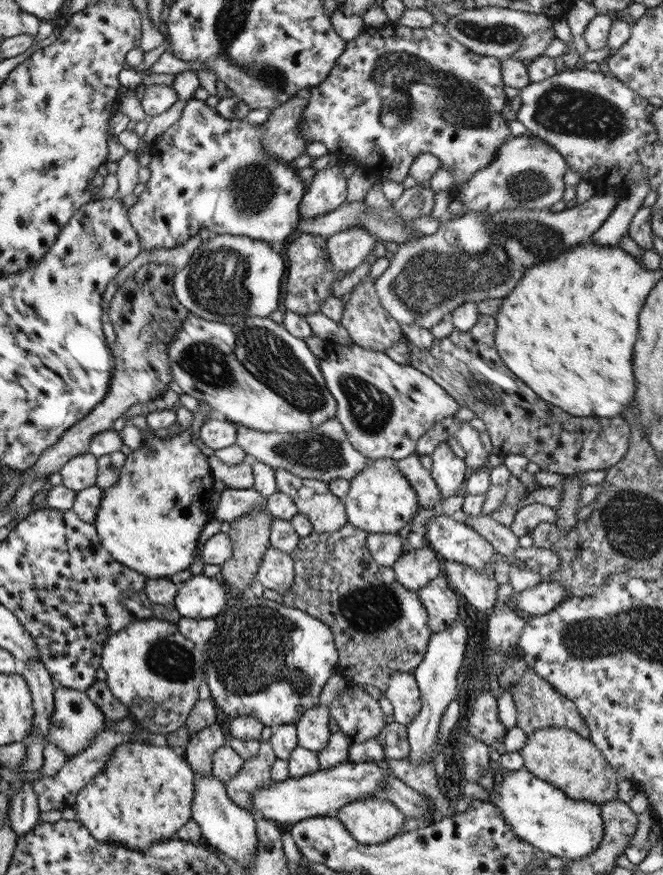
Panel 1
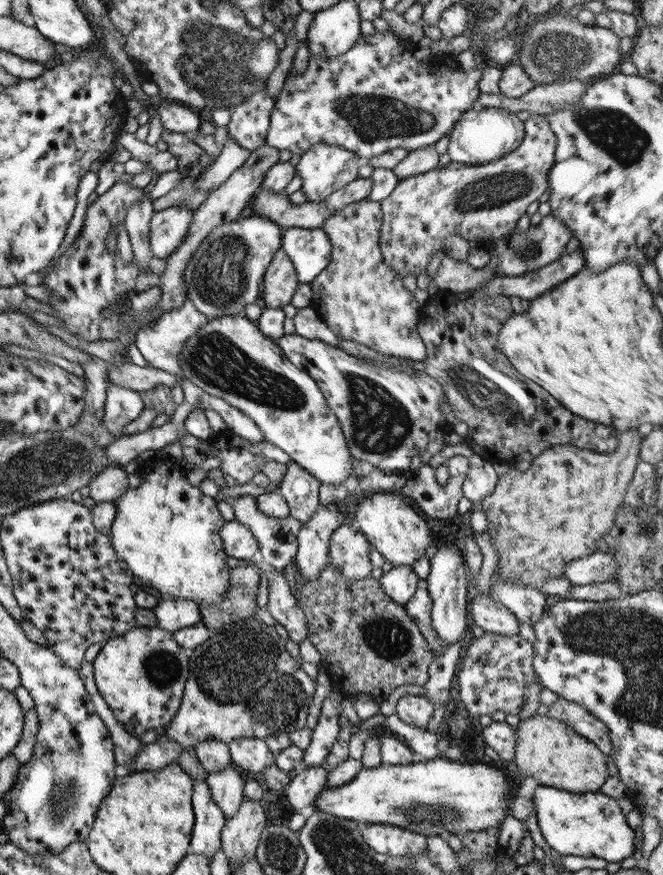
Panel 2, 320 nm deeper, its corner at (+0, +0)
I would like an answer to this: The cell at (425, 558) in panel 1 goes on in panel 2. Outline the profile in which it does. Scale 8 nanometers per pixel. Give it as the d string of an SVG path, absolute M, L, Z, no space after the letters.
M395 566L383 573L379 585L393 603L404 606L415 594L419 578L410 566Z

